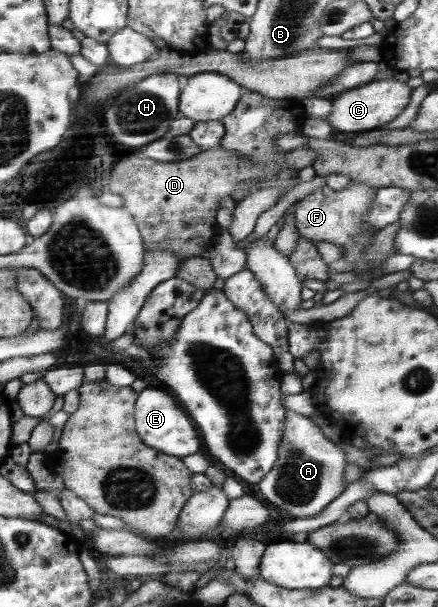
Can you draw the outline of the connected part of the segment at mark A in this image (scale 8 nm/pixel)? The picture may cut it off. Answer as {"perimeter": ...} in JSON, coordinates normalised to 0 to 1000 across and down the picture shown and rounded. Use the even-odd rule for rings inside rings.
{"perimeter":[[[658,675],[648,694],[646,722],[637,728],[635,758],[626,771],[589,796],[587,814],[605,829],[653,842],[669,855],[705,853],[733,845],[774,819],[785,804],[785,768],[790,768],[785,745],[760,727],[744,725],[731,705],[717,702],[703,687]]]}

